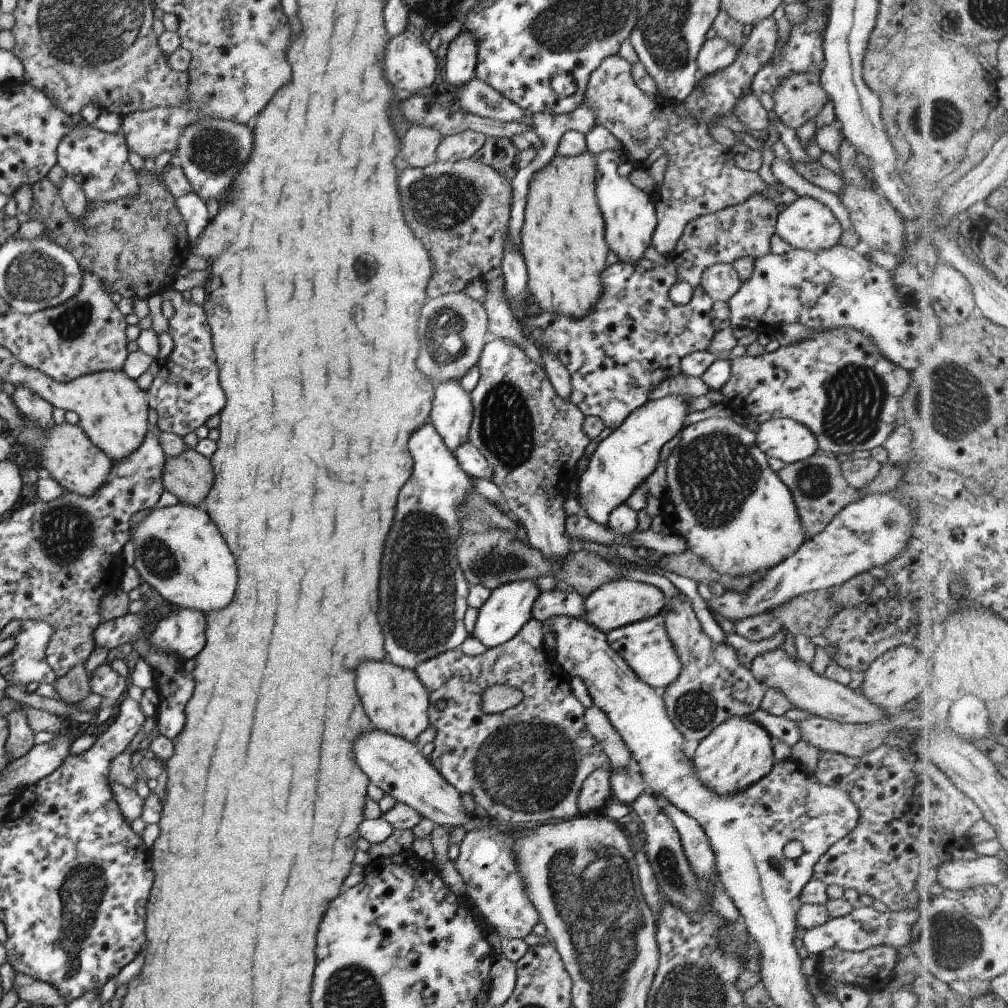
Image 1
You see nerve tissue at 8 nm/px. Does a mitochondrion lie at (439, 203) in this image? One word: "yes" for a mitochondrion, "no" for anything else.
yes

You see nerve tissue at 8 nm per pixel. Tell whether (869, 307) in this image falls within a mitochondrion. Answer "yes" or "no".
no

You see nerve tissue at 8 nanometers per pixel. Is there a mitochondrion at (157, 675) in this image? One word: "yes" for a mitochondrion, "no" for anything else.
no

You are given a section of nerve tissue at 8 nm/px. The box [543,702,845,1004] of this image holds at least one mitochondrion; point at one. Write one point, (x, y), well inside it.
(666, 863)

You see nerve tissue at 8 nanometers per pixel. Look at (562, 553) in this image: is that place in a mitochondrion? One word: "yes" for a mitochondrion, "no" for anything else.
no

